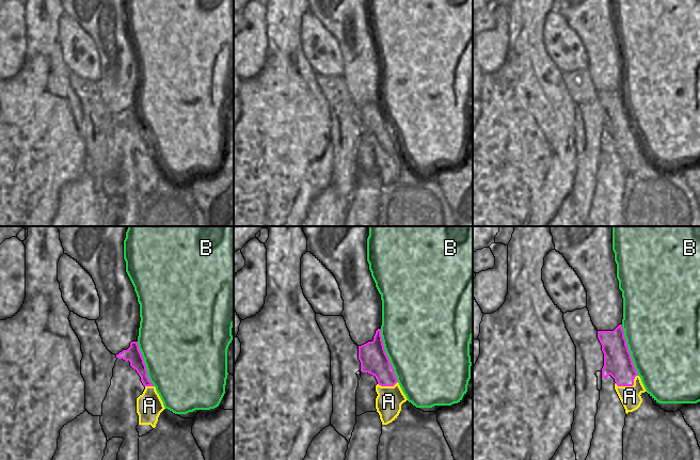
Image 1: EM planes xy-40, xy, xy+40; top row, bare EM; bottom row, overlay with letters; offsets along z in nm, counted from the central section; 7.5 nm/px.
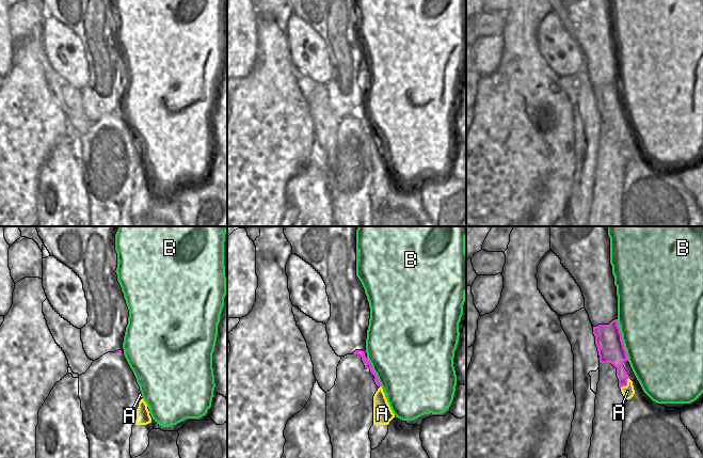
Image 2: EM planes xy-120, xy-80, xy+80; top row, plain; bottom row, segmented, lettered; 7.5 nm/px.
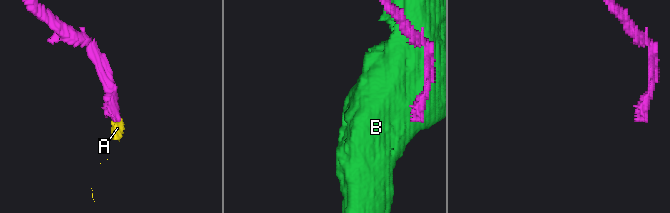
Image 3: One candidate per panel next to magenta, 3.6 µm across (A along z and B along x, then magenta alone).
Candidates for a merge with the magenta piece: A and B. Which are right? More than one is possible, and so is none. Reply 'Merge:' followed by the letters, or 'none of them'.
Merge: A

